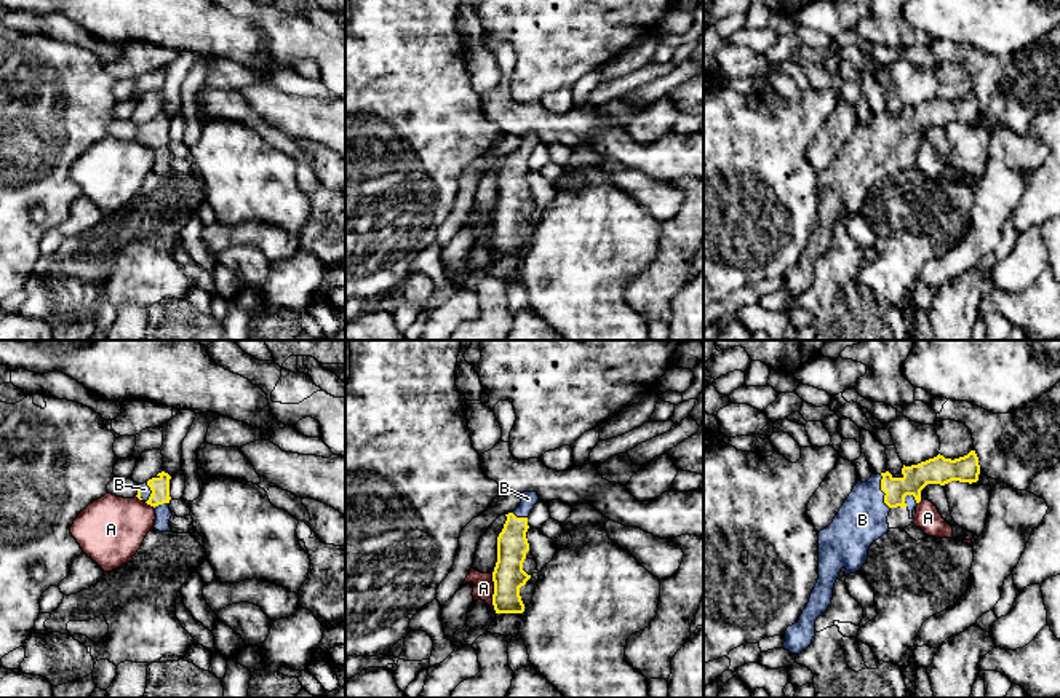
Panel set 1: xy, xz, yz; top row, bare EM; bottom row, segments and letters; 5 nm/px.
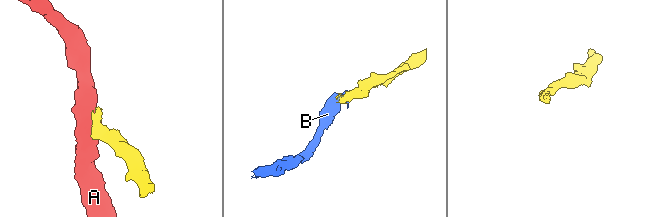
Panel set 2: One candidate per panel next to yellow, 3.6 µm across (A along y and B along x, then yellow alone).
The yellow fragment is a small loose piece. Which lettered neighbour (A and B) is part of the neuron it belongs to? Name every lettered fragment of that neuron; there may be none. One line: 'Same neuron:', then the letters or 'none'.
Same neuron: B

